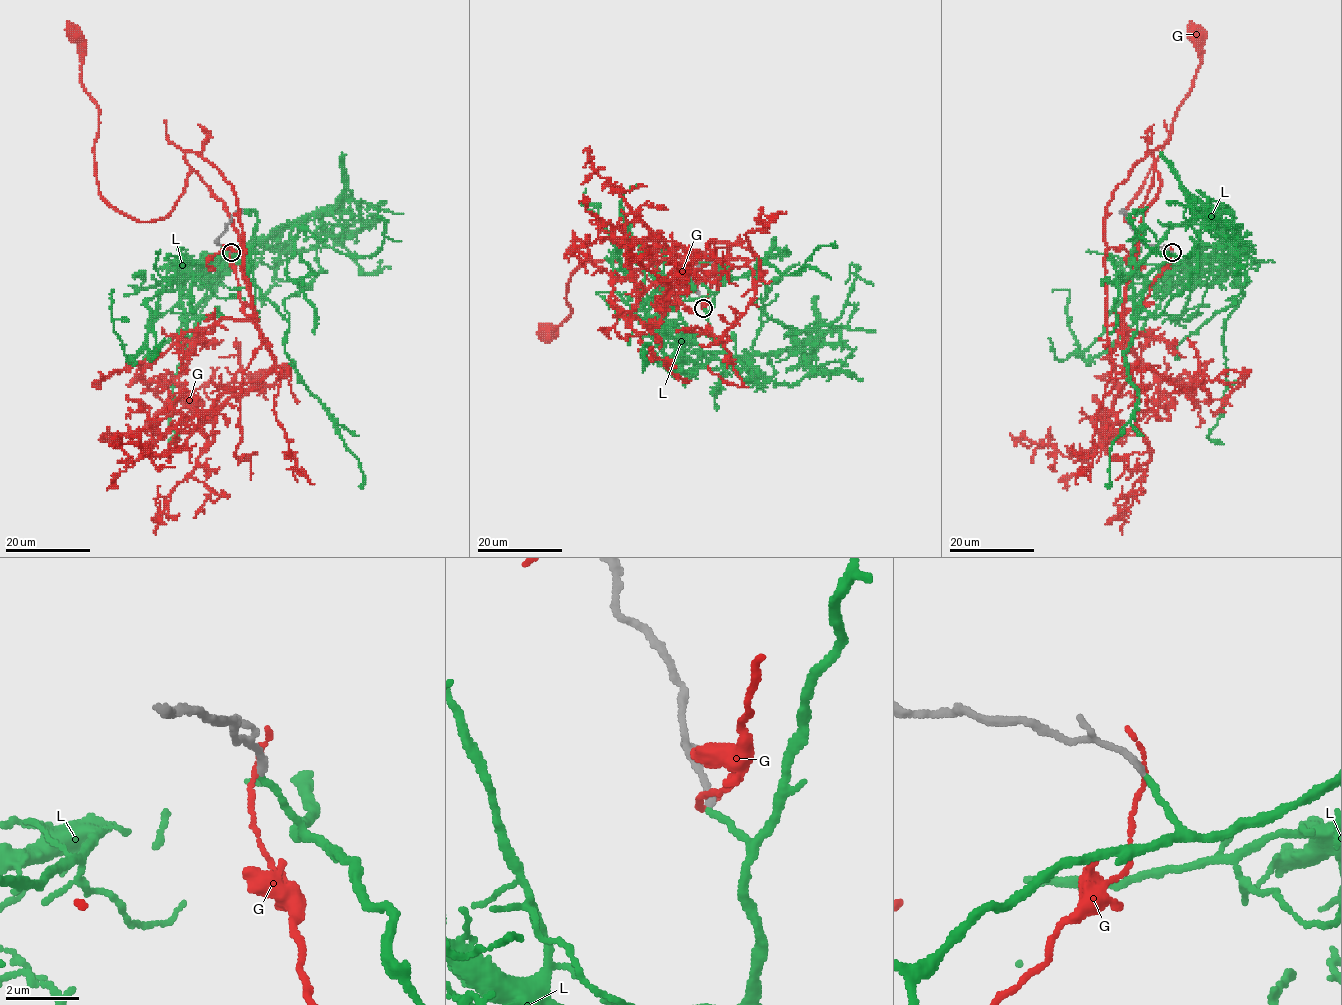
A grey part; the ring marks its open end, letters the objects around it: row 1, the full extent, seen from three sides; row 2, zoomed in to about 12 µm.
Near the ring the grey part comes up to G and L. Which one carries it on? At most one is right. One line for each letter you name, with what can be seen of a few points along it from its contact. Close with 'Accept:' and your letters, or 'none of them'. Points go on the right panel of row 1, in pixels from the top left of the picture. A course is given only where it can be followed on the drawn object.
L: it runs (1172, 253), (1178, 259), (1197, 255), (1145, 286), (1134, 322), (1085, 360), (1068, 327), (1068, 291), (1051, 291)
Accept: L

